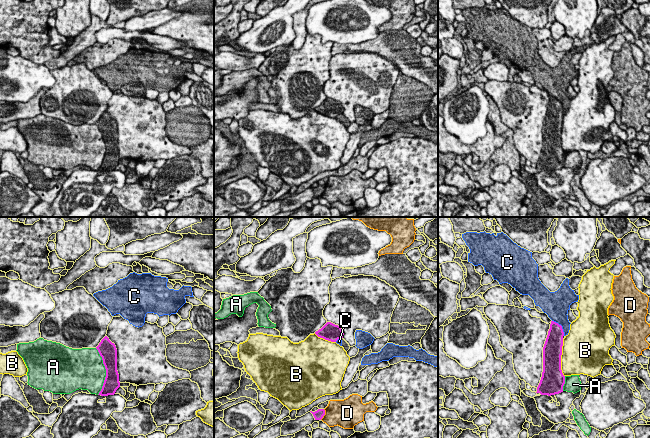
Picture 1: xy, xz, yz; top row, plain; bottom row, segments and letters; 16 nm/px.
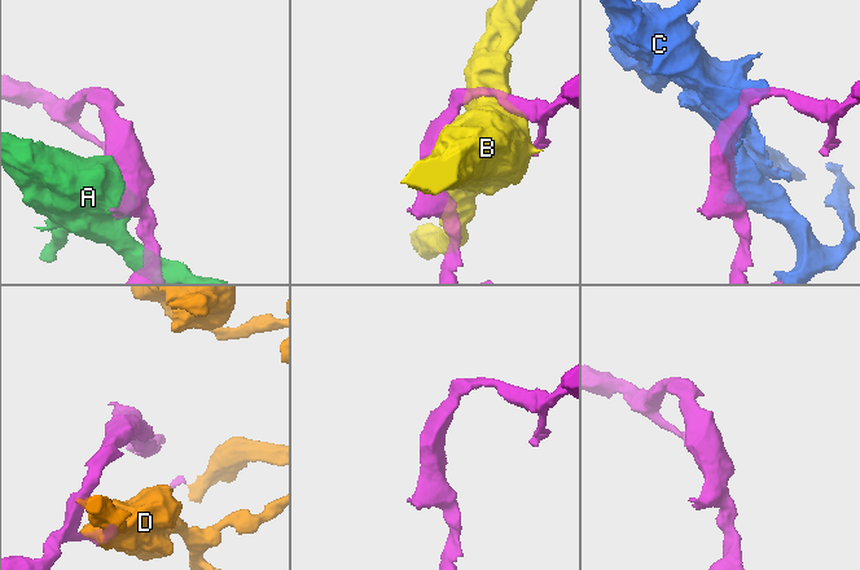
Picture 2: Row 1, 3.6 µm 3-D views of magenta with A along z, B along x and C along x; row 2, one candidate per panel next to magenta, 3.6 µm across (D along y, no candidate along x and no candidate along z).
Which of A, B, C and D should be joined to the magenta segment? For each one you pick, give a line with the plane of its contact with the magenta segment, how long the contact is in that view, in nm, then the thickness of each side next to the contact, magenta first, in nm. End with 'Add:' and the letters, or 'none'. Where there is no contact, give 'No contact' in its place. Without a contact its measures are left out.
C: Touches magenta in yz. Shared border 320 nm. Thickness 260 nm (magenta) against 340 nm
Add: C

